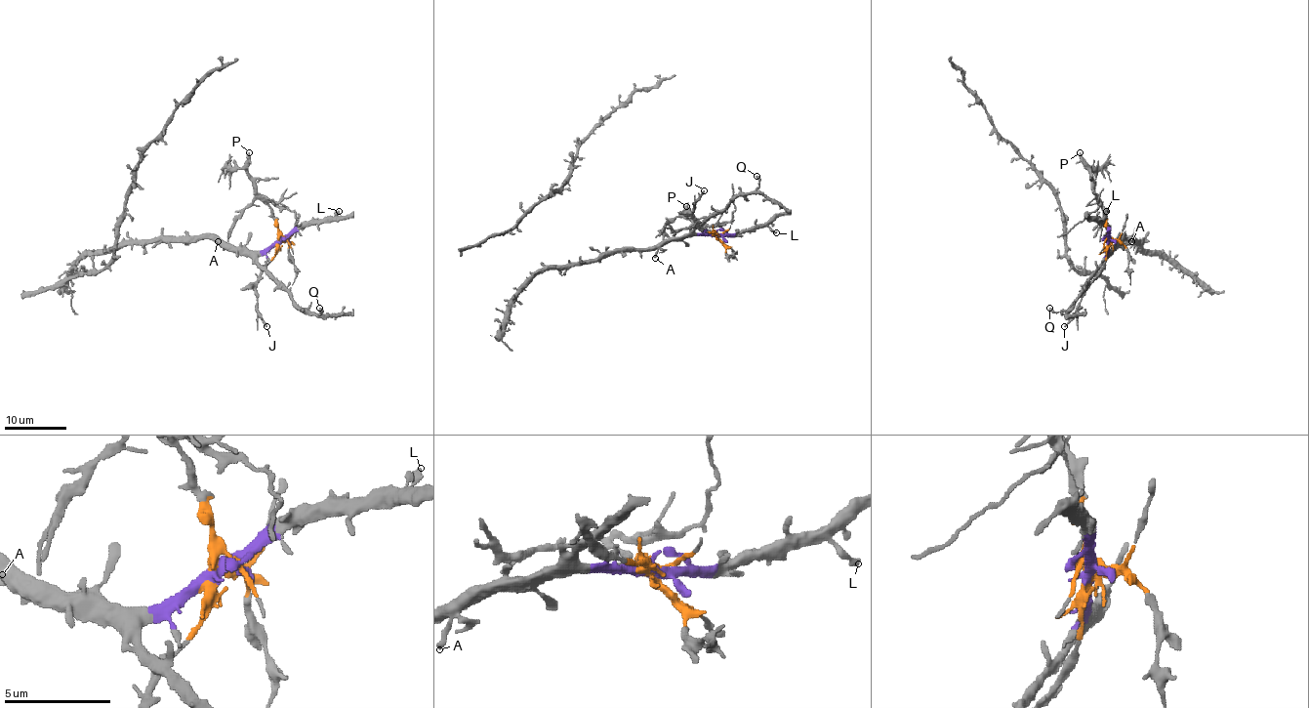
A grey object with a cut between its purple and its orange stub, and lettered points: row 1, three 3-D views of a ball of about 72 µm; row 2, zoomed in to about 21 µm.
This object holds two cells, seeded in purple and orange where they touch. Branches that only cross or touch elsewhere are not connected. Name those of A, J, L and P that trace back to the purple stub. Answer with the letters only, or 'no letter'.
A, L

